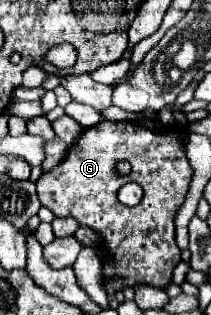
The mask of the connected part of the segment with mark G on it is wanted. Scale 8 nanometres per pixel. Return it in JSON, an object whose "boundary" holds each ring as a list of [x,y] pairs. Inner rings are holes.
{"boundary":[[[101,121],[83,131],[77,143],[73,143],[65,155],[65,159],[55,165],[51,171],[43,173],[37,181],[37,195],[43,207],[53,211],[55,217],[73,217],[79,225],[87,225],[101,233],[103,237],[103,277],[107,285],[107,293],[115,293],[117,289],[135,287],[139,283],[149,283],[153,287],[167,287],[171,283],[171,273],[175,265],[181,261],[181,251],[175,245],[175,209],[183,203],[187,193],[187,185],[191,181],[191,167],[183,153],[183,133],[153,133],[143,129],[131,121]],[[129,161],[131,175],[119,177],[115,175],[115,163]],[[135,181],[143,187],[143,199],[135,207],[125,207],[117,201],[117,191],[121,185]]]}

